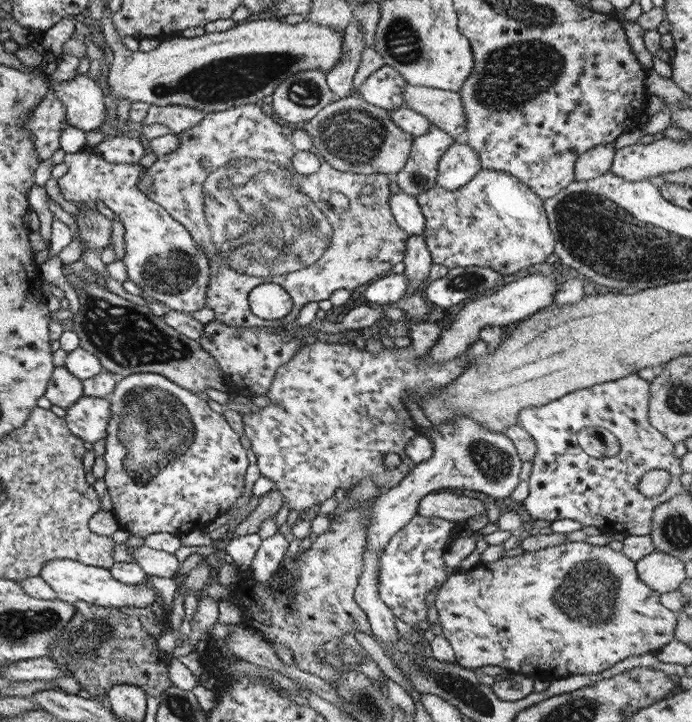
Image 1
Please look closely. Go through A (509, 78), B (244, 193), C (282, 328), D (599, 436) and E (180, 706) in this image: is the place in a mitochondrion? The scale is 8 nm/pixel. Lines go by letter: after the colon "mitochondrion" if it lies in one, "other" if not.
A: mitochondrion
B: mitochondrion
C: other
D: other
E: mitochondrion

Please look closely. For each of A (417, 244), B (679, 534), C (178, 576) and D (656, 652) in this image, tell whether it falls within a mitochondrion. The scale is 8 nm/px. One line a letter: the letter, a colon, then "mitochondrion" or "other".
A: other
B: mitochondrion
C: other
D: other

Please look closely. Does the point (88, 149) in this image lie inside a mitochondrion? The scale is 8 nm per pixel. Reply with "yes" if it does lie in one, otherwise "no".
no

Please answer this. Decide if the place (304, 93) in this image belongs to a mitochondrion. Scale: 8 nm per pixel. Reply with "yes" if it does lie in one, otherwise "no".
yes

